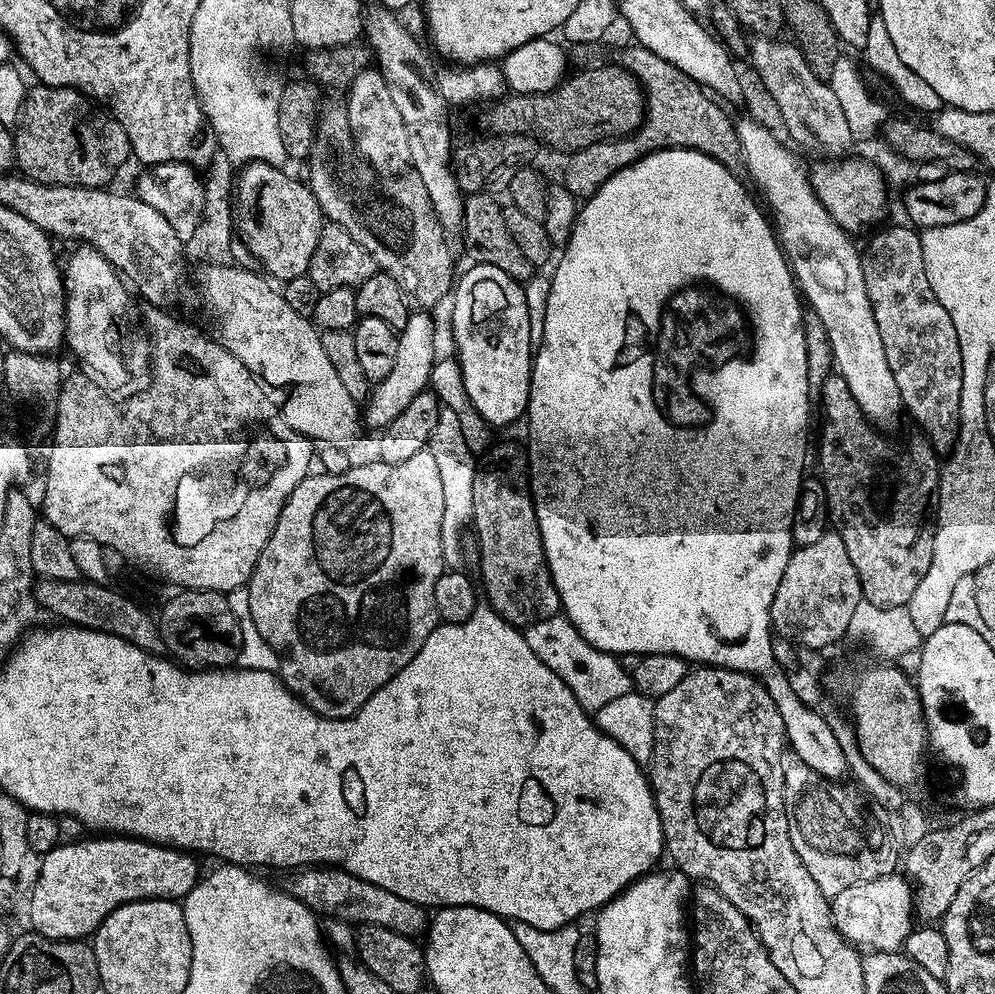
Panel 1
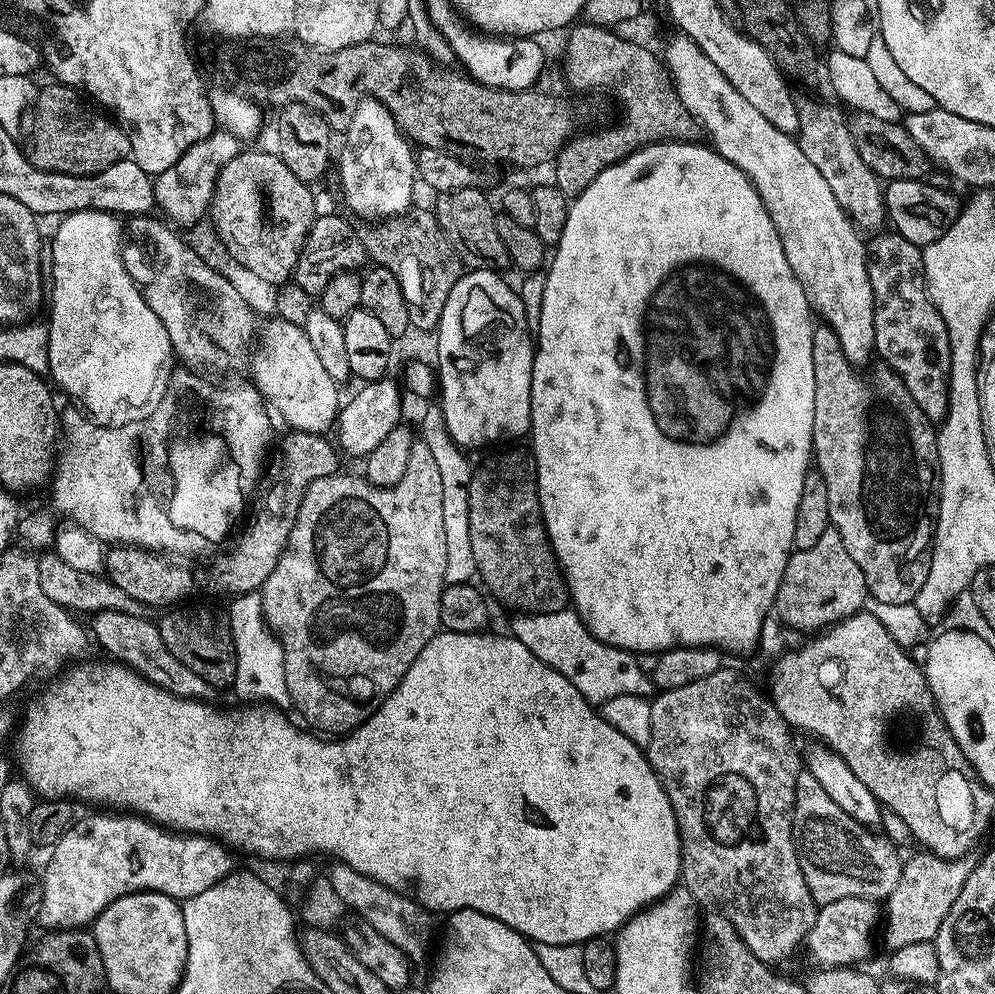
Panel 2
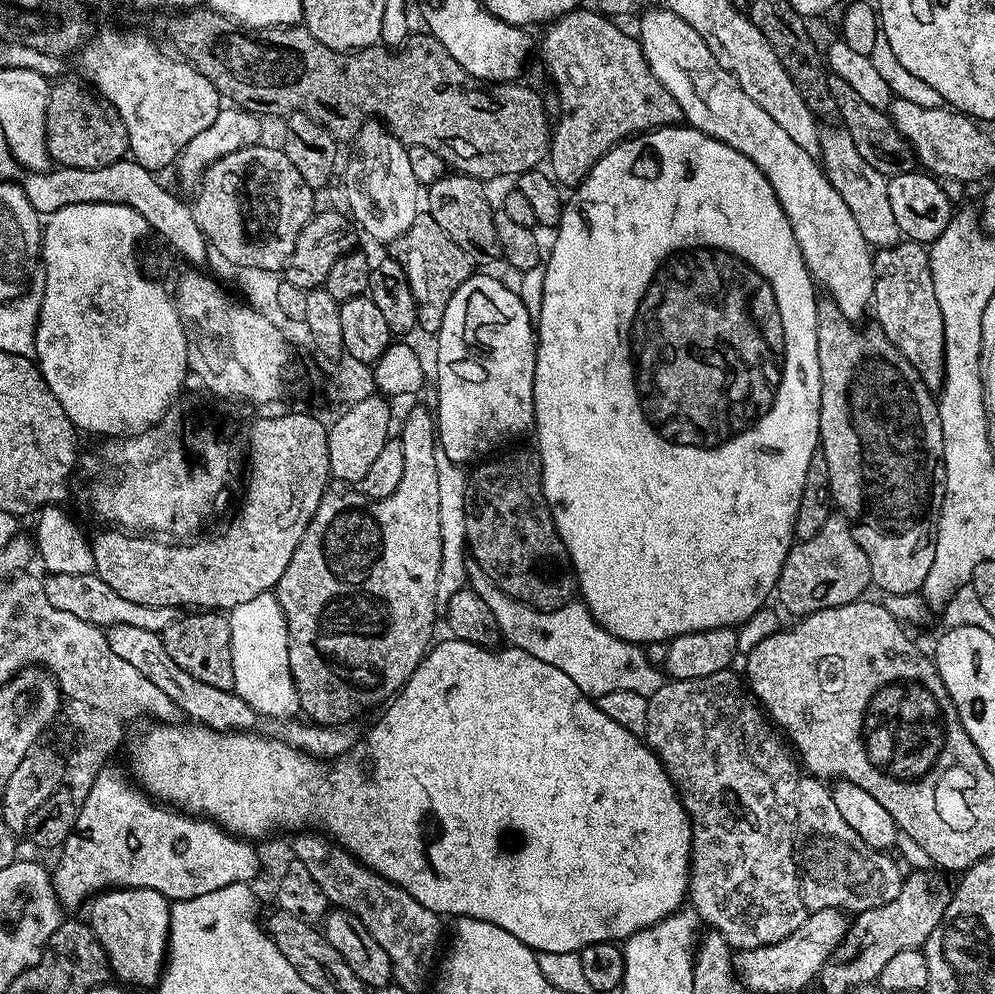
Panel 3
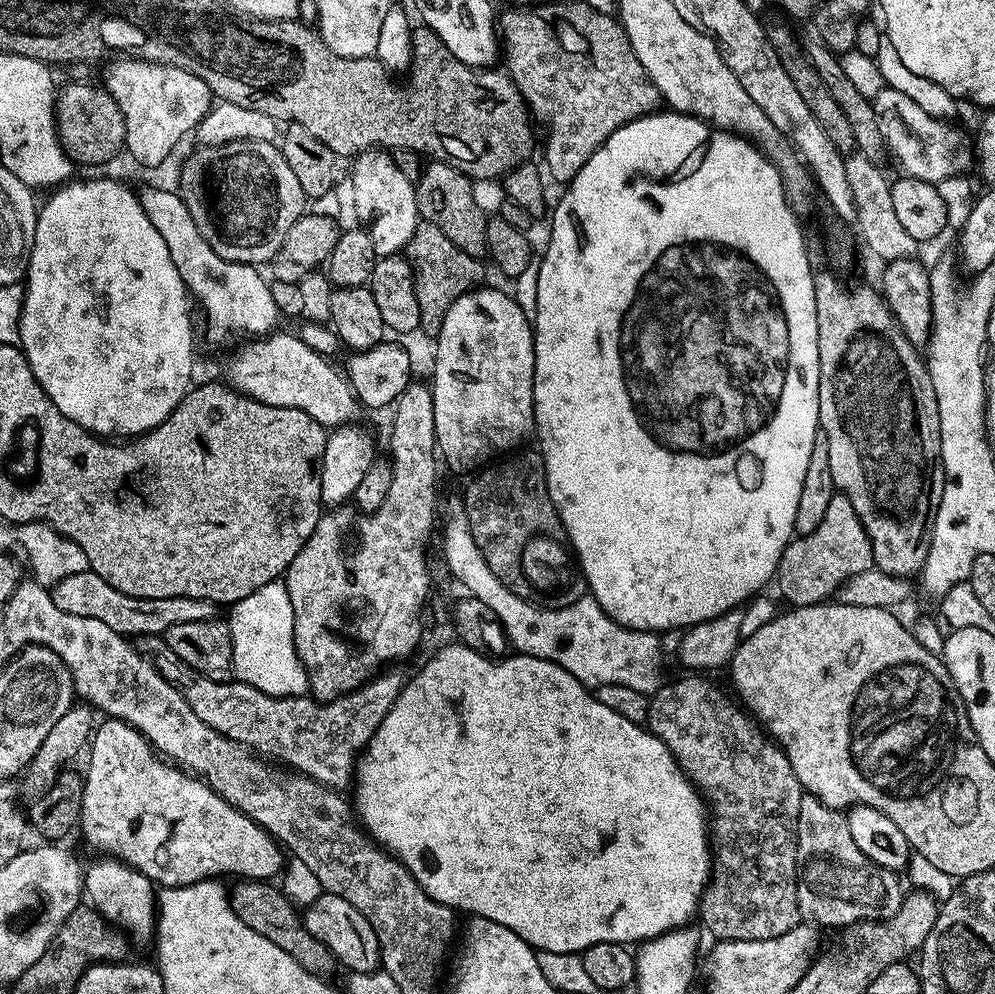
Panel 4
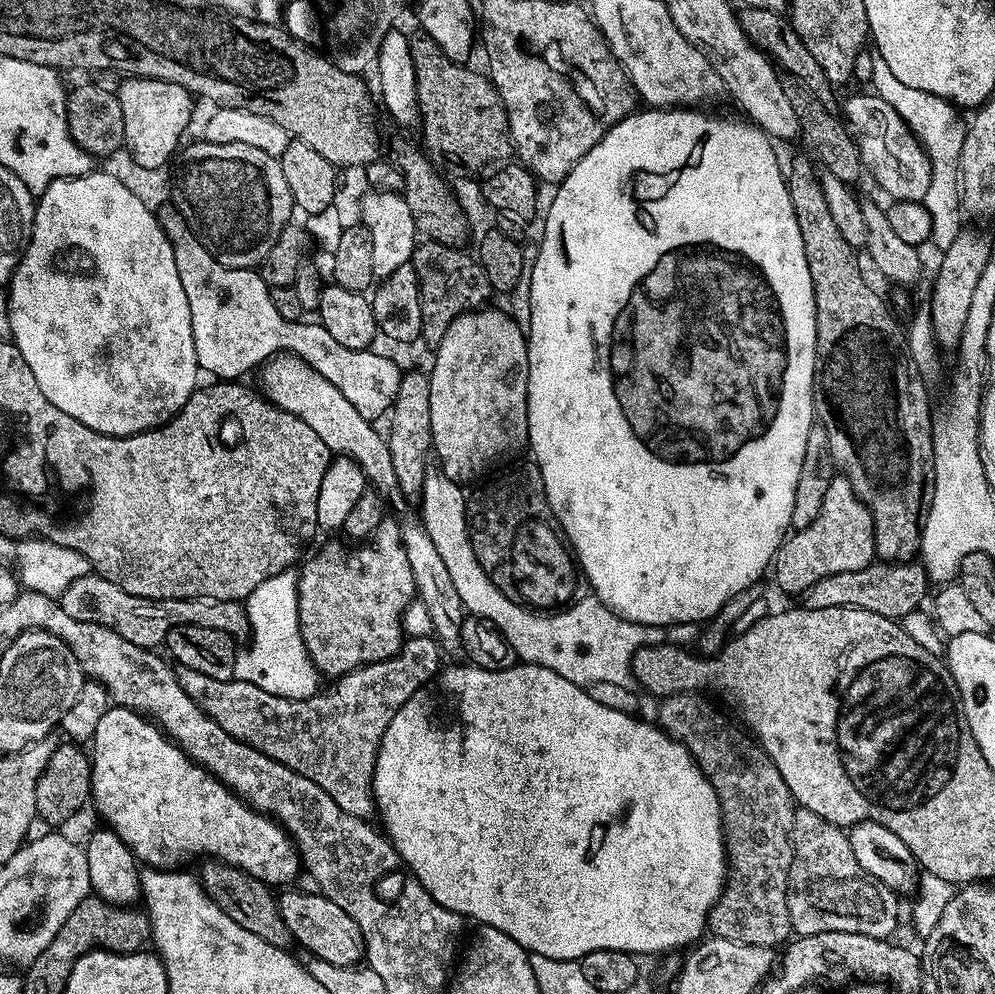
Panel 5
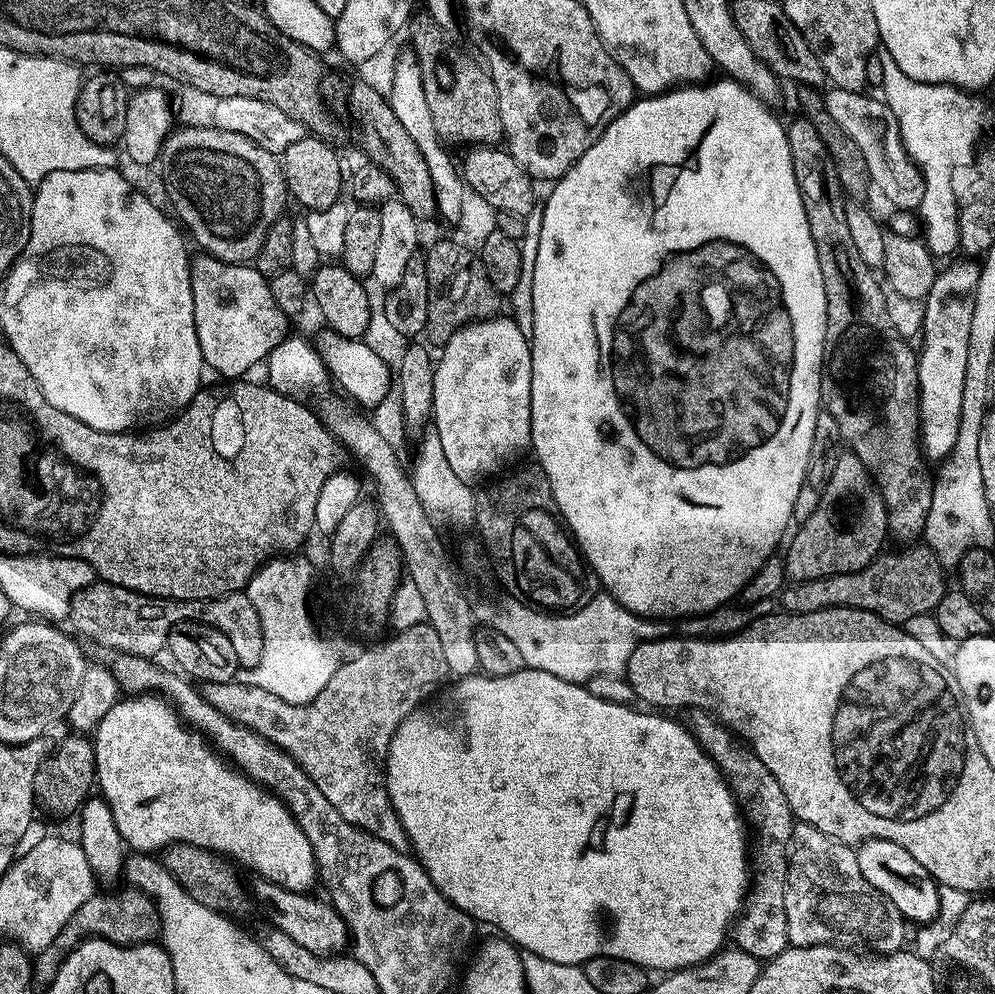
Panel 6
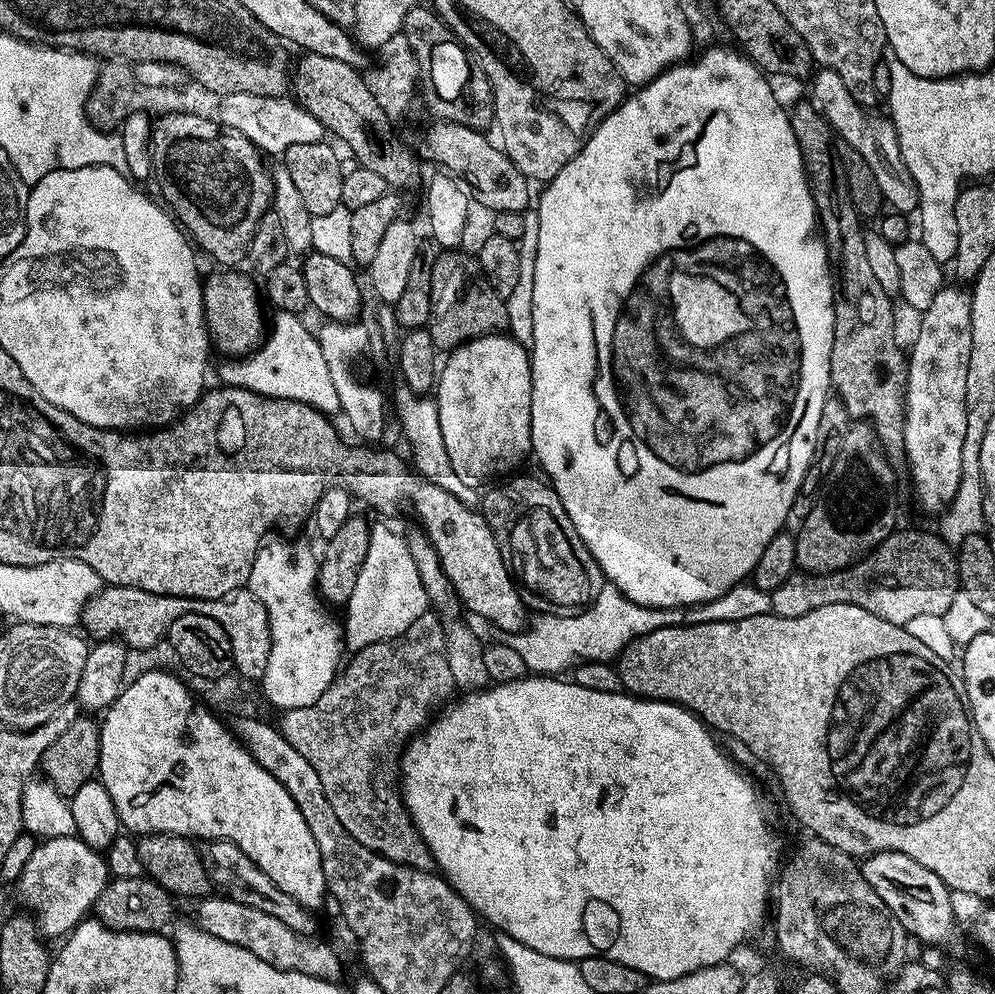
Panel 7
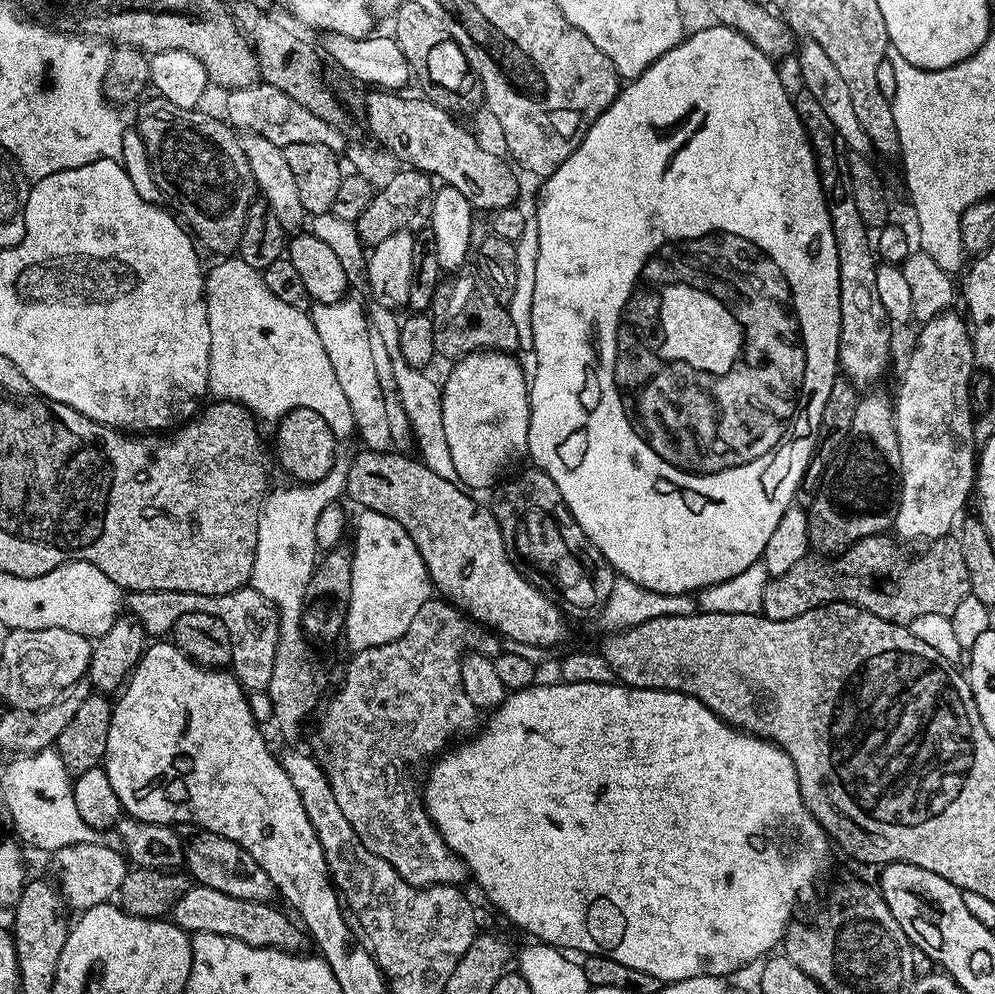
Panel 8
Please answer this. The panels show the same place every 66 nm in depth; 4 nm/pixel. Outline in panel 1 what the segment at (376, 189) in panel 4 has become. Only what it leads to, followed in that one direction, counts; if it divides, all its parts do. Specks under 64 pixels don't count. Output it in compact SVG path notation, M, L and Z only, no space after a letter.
M369 66L361 70L354 82L348 85L346 95L352 141L356 143L356 151L363 163L373 173L381 172L384 178L395 178L407 173L412 159L410 138L406 138L406 122L402 122L402 114L398 114L398 105L394 103L390 86L386 86L386 78L382 78L380 69Z

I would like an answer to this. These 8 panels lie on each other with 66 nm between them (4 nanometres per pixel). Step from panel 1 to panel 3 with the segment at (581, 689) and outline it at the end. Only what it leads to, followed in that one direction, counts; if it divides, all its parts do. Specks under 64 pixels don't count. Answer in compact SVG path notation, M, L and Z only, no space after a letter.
M479 570L471 573L470 586L480 593L482 602L494 610L494 618L509 645L531 652L539 660L547 660L550 666L564 669L584 692L599 694L630 690L651 694L660 688L661 669L652 668L651 658L644 657L645 649L641 645L629 644L627 640L612 636L610 630L606 630L593 618L587 604L573 602L555 610L532 608L529 604L507 596L486 573Z

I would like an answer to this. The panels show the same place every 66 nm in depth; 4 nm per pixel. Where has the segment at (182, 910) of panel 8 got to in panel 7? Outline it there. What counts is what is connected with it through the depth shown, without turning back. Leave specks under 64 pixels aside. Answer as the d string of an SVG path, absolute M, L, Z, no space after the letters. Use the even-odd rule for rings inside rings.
M208 894L196 905L195 919L199 927L218 940L225 940L231 944L242 946L250 950L252 956L262 958L264 963L273 964L277 970L296 971L297 968L308 968L308 976L314 972L336 972L336 963L342 960L341 953L335 952L328 944L323 944L315 935L303 936L278 921L271 914L262 910L240 905L238 902L227 898L225 895ZM200 919L200 920L199 920ZM256 940L280 940L276 948L256 948Z

